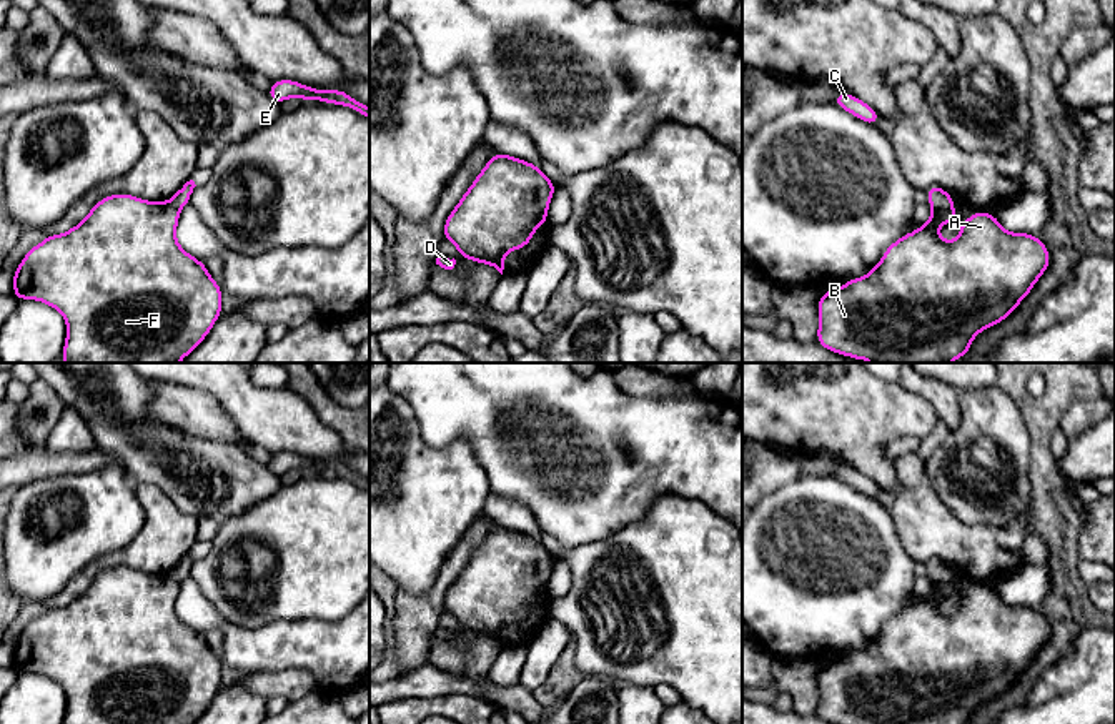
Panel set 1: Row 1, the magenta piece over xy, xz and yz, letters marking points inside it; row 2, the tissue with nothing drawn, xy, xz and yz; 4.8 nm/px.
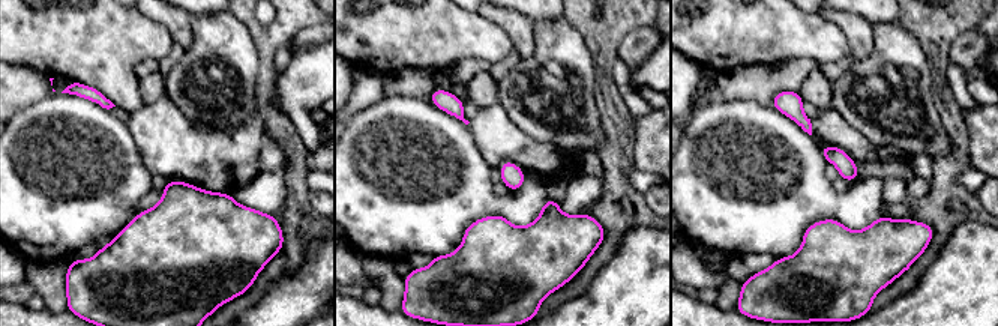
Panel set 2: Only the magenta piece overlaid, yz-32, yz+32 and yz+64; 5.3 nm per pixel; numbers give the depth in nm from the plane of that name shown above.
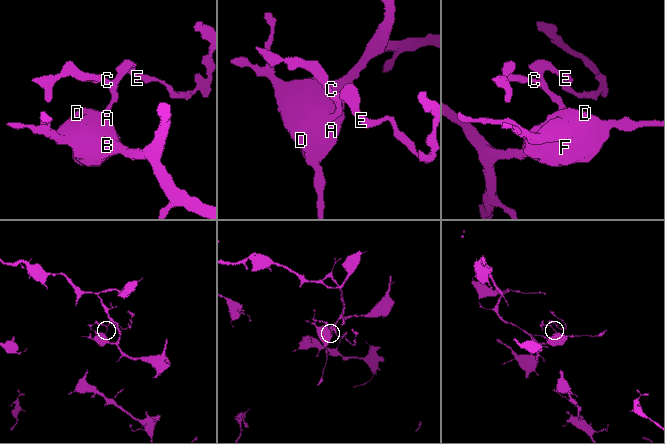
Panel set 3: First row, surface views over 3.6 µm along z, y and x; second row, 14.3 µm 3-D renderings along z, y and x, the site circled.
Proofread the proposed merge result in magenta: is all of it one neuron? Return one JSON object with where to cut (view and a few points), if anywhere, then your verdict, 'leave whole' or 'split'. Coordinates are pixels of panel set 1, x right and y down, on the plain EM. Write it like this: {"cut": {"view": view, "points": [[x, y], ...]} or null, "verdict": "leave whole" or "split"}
{"cut": {"view": "yz", "points": [[951, 578], [934, 581]]}, "verdict": "split"}

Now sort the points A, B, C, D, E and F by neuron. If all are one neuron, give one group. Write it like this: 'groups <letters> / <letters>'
groups A B D F / C E

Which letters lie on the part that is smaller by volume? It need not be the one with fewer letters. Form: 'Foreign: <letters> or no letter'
Foreign: C, E

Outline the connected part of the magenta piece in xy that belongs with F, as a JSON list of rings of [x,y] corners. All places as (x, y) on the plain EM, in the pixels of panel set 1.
[[[128,566],[102,571],[80,594],[62,607],[47,607],[37,619],[30,621],[18,641],[13,644],[13,669],[17,672],[35,672],[55,681],[67,696],[63,724],[193,724],[211,704],[221,689],[221,659],[210,649],[203,634],[186,626],[176,614],[180,583],[171,574],[148,574]]]

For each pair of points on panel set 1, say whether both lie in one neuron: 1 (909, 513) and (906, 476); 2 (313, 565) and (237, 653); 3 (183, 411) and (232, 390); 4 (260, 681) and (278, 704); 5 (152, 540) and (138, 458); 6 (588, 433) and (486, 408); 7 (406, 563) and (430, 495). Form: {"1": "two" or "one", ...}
{"1": "two", "2": "two", "3": "two", "4": "two", "5": "two", "6": "one", "7": "one"}

